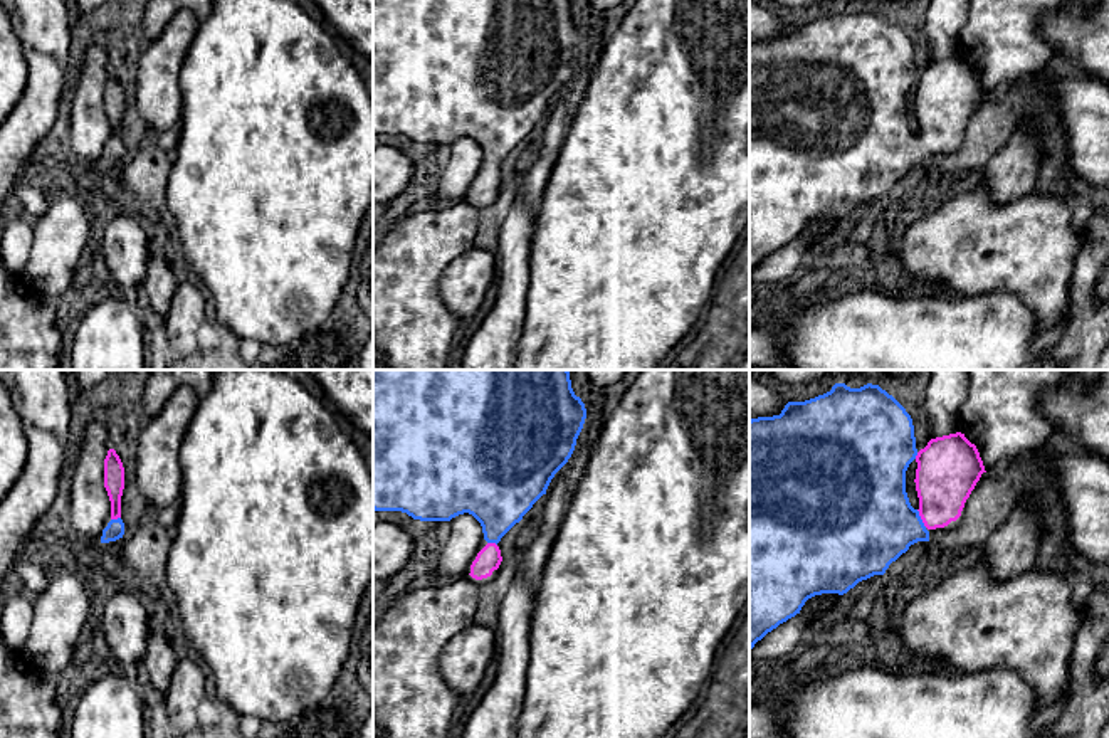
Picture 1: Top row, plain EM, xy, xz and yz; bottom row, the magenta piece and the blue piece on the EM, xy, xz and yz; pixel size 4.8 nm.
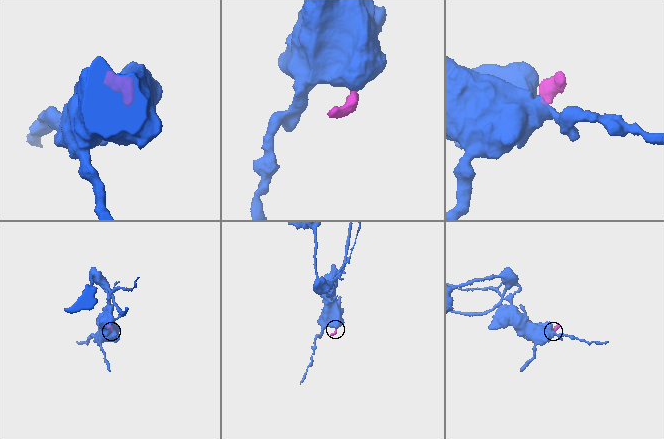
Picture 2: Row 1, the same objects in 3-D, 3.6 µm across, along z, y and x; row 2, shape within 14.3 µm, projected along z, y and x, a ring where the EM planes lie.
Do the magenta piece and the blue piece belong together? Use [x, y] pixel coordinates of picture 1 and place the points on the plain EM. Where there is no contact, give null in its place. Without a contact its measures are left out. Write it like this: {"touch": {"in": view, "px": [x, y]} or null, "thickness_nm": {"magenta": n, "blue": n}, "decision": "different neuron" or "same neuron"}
{"touch": {"in": "yz", "px": [921, 142]}, "thickness_nm": {"magenta": 300, "blue": 420}, "decision": "same neuron"}

